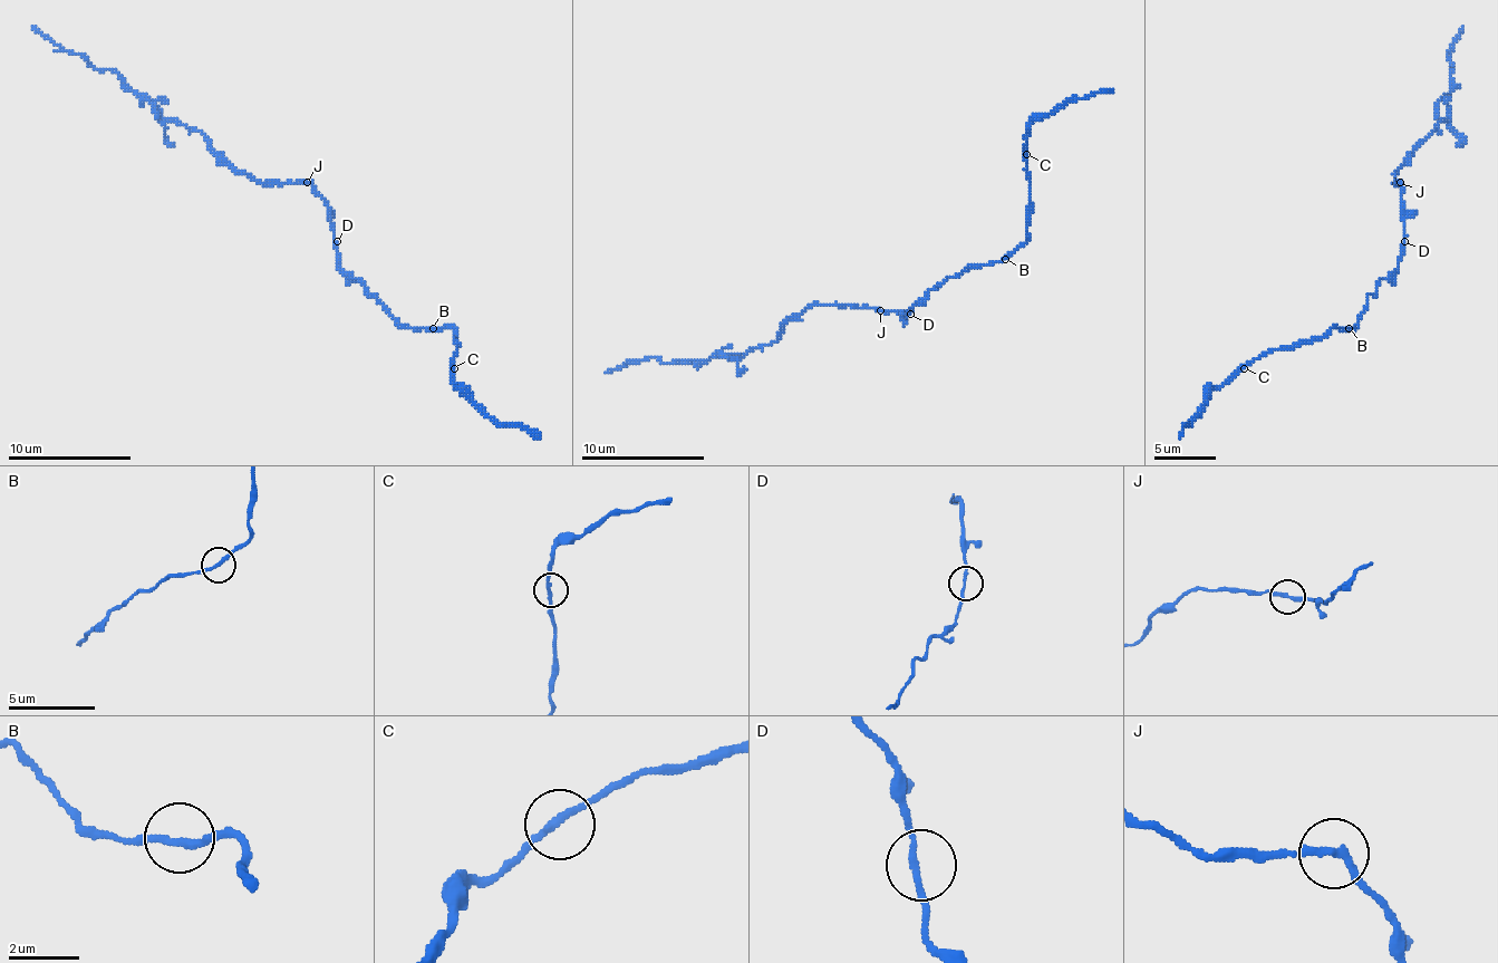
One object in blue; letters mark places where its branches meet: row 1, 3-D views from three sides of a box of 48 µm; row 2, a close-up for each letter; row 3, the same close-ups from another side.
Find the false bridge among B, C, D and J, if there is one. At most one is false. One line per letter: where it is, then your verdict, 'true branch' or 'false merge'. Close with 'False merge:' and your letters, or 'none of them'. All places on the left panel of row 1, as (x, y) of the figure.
B: (433, 328) | true branch
C: (454, 368) | true branch
D: (337, 241) | true branch
J: (307, 182) | true branch
False merge: none of them

